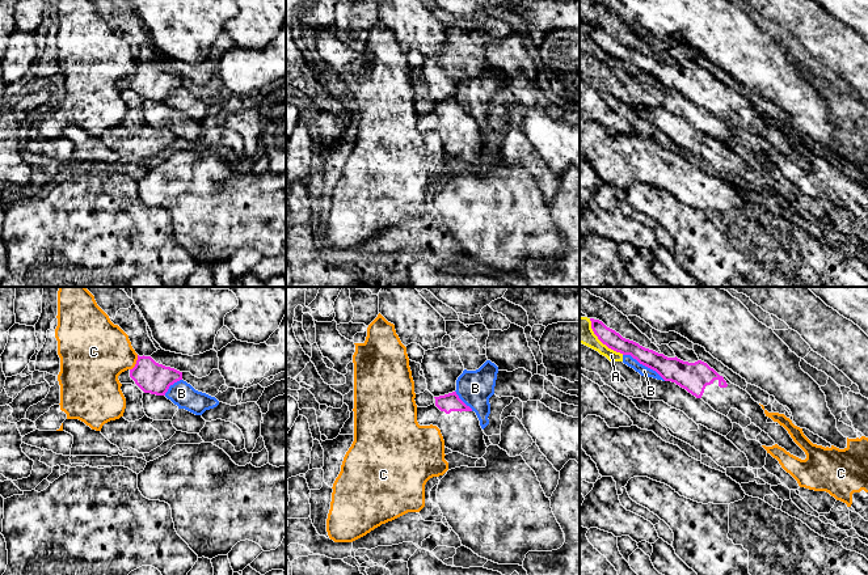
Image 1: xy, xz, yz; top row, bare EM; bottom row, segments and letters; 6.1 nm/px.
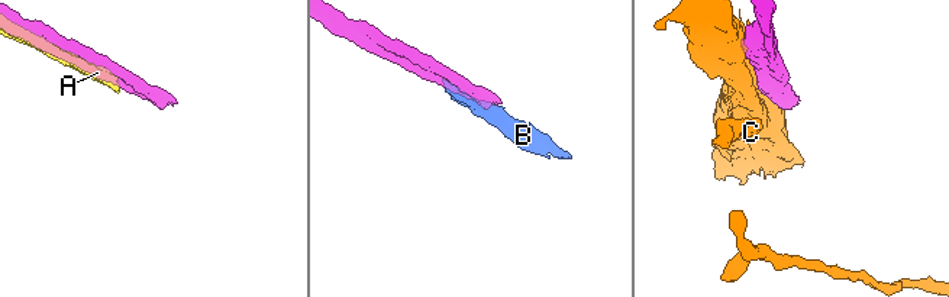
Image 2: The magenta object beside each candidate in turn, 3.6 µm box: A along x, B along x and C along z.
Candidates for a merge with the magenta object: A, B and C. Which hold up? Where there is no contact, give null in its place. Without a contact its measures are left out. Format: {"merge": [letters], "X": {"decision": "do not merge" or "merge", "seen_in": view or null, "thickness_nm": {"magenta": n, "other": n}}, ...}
{"merge": [], "A": {"decision": "do not merge", "seen_in": "yz", "thickness_nm": {"magenta": 110, "other": 150}}, "B": {"decision": "do not merge", "seen_in": "yz", "thickness_nm": {"magenta": 160, "other": 60}}, "C": {"decision": "do not merge", "seen_in": "xy", "thickness_nm": {"magenta": 190, "other": 380}}}

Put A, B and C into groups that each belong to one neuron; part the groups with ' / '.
A B / C

